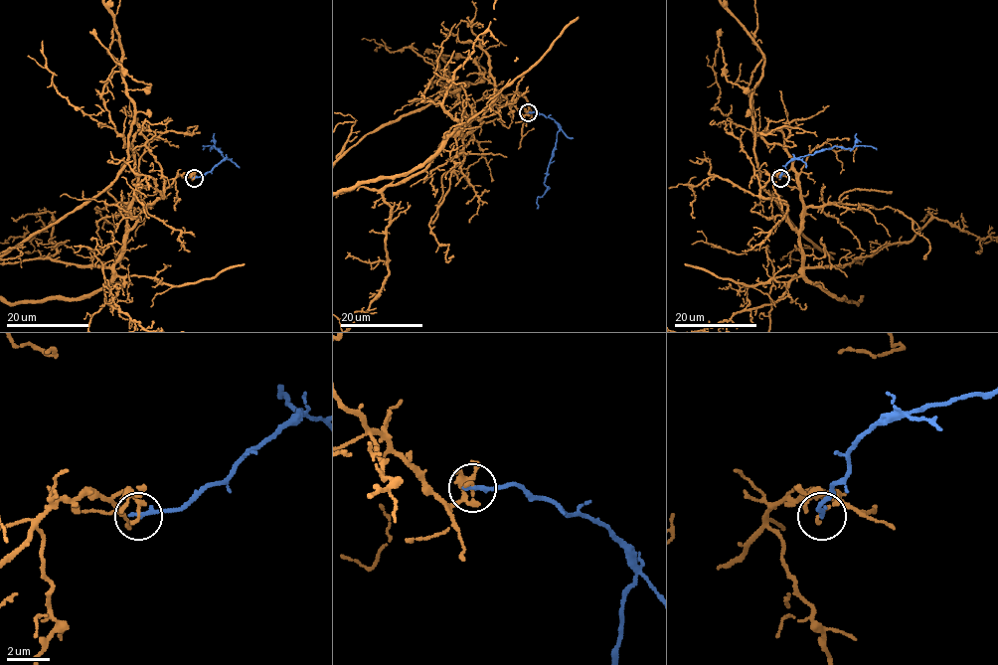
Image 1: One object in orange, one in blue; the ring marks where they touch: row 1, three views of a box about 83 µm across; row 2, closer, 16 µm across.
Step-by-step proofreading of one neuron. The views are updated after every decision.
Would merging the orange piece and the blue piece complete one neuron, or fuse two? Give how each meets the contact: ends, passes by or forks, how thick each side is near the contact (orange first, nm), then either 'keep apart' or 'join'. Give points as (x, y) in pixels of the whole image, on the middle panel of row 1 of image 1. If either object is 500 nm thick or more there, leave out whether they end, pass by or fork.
orange ends there; blue ends there; 170 nm thick on the orange side, 240 nm on the other; keep apart

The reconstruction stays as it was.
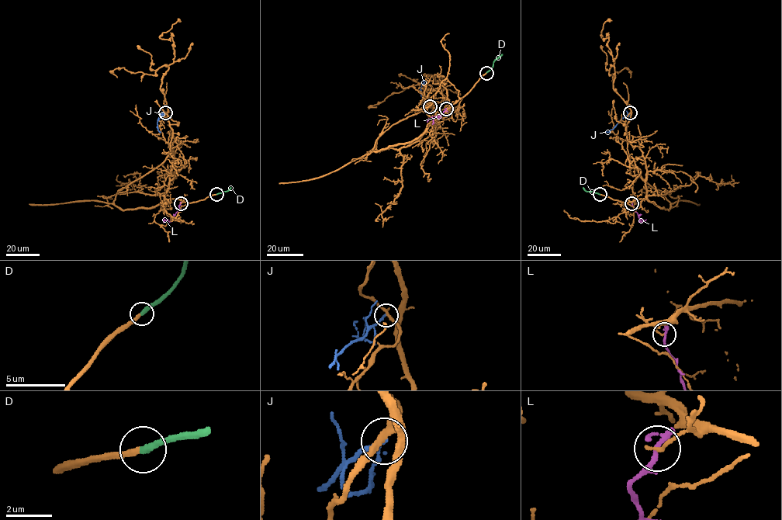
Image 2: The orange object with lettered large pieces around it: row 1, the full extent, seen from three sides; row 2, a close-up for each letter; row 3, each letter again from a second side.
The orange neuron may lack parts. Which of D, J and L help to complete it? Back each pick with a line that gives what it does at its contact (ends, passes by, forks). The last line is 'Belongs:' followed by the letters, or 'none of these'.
D: it ends there
Belongs: D

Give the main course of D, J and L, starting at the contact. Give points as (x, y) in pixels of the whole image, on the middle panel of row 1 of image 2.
D: (486, 72), (503, 54)
J: (430, 106), (421, 95), (423, 80)
L: (446, 109), (427, 122)

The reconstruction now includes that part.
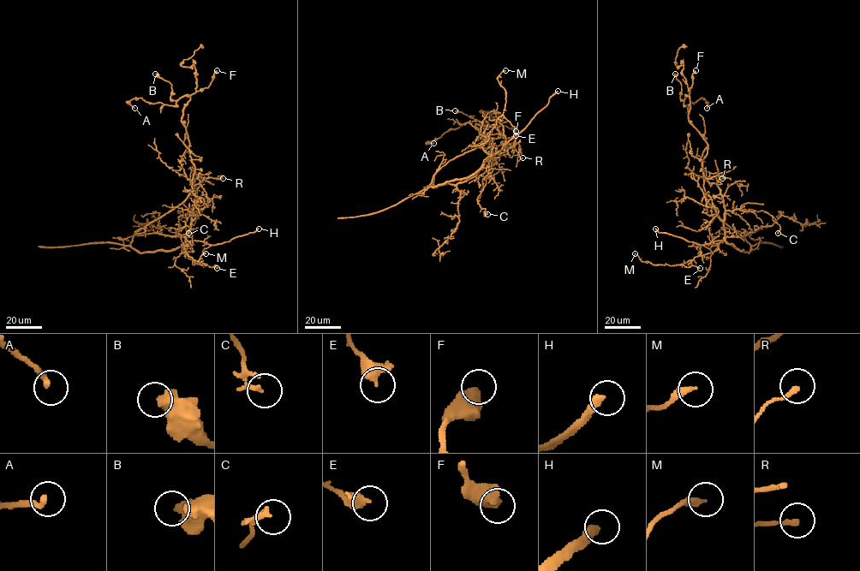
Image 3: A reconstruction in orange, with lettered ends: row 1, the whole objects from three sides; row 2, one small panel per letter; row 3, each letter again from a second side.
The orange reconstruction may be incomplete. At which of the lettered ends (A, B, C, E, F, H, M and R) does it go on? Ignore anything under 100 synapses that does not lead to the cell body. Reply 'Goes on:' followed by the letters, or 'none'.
Goes on: H

